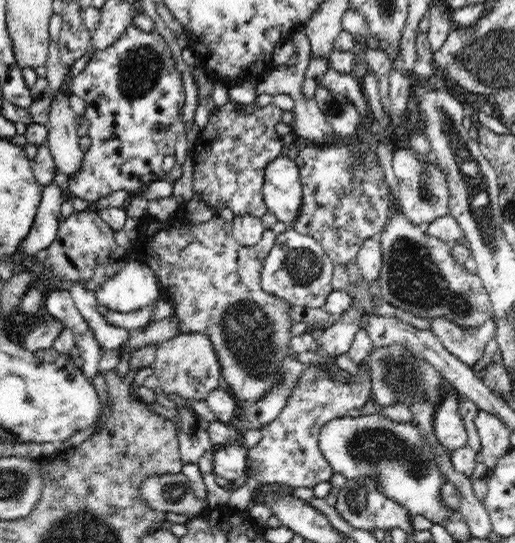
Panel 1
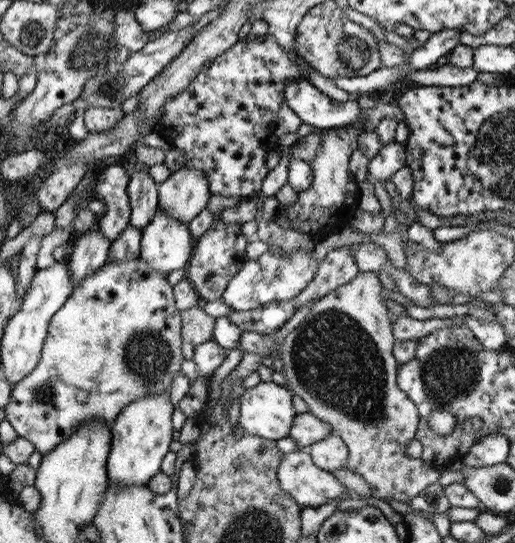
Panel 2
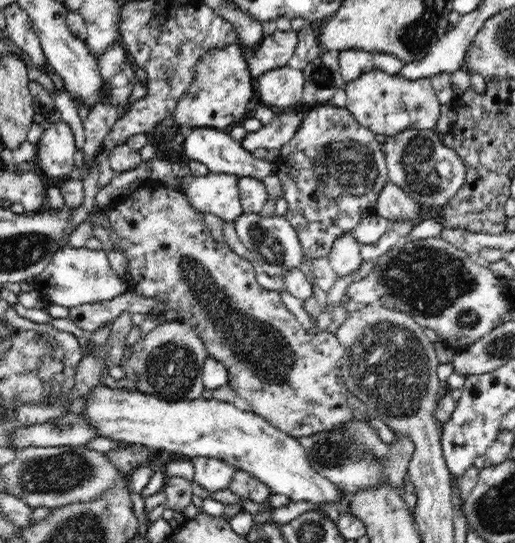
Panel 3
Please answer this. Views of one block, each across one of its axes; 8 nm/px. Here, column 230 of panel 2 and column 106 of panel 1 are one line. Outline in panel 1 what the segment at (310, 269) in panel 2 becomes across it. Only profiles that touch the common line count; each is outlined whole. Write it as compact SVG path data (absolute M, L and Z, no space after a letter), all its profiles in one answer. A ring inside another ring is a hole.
M130 258L114 278L108 278L104 286L94 290L98 306L110 312L134 312L154 306L162 294L162 286L152 268L144 266L140 260Z

